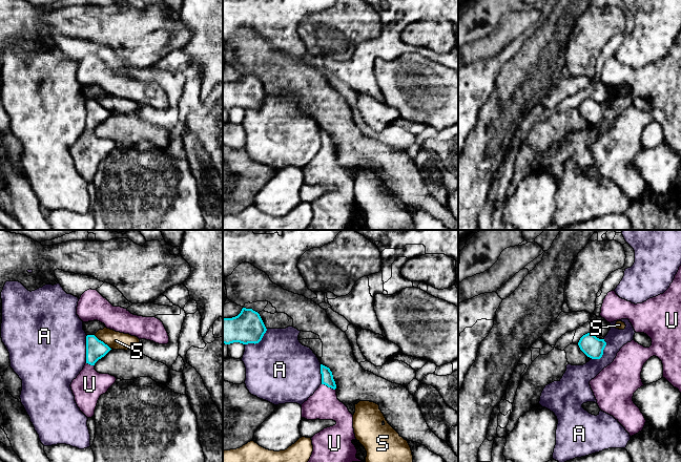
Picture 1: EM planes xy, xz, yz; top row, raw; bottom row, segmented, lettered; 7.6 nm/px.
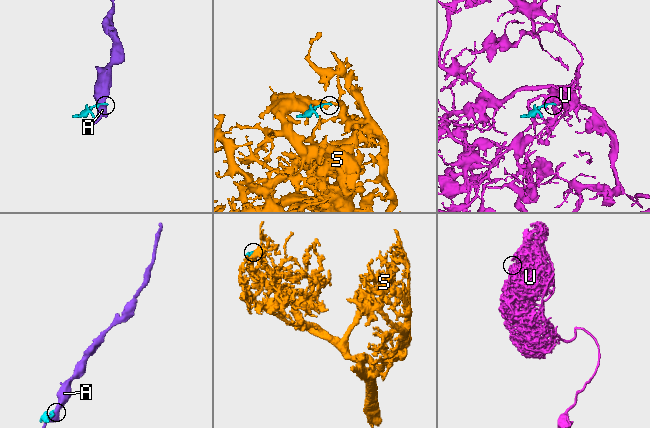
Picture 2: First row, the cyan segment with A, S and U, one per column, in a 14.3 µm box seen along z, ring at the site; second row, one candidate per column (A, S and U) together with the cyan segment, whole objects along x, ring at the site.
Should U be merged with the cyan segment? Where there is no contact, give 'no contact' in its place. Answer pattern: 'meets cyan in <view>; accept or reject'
meets cyan in xz; accept

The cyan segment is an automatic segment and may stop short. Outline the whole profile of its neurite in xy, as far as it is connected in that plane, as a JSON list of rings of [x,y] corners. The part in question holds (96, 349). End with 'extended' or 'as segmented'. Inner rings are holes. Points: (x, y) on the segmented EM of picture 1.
[[[95,335],[86,336],[86,363],[73,380],[70,387],[78,407],[87,418],[94,417],[100,396],[105,394],[117,380],[115,376],[100,374],[95,370],[95,363],[110,350]]] | extended

